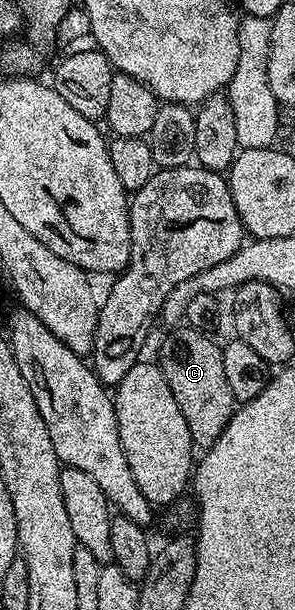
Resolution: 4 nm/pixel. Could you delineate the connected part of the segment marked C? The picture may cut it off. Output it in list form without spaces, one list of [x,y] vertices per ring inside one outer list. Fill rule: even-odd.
[[[187,325],[169,330],[167,334],[160,347],[158,366],[166,377],[166,385],[170,385],[170,393],[174,393],[174,401],[178,401],[178,409],[182,409],[182,417],[186,417],[193,448],[207,449],[222,437],[226,425],[238,410],[226,381],[221,344],[208,336],[211,334]]]

